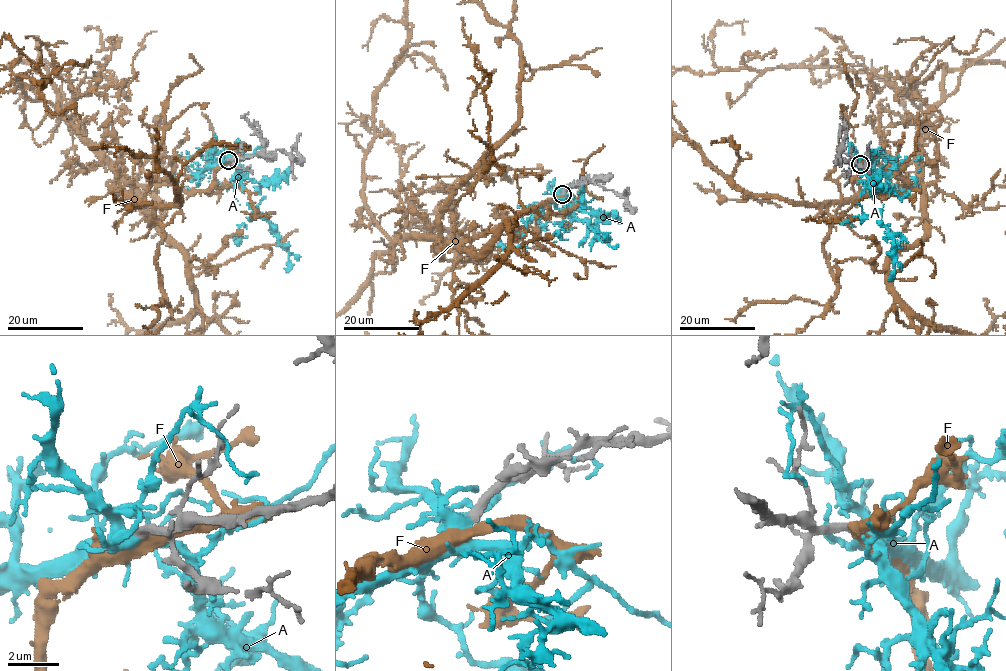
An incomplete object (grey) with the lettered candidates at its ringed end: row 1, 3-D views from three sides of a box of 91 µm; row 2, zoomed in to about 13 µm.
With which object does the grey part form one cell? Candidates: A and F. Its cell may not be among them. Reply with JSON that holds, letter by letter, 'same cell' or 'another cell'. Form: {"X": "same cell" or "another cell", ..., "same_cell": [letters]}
{"A": "same cell", "F": "another cell", "same_cell": ["A"]}

